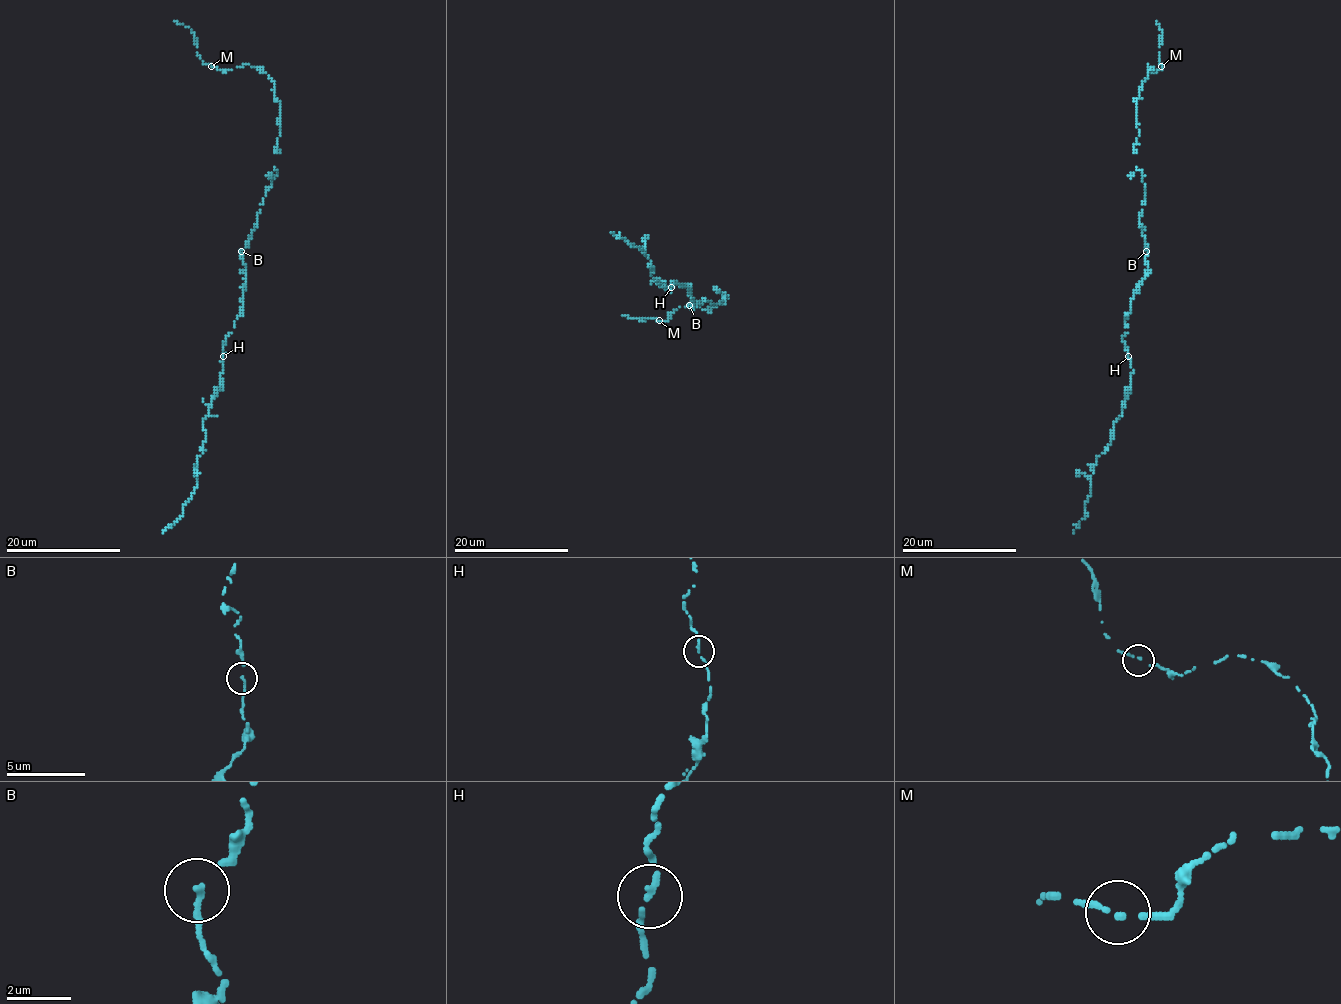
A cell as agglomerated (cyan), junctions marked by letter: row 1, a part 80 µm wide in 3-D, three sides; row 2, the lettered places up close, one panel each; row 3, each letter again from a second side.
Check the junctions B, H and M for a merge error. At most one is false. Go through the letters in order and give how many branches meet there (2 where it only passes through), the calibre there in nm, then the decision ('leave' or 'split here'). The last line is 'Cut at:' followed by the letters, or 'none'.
B: 2 branches meet; 160 nm thick; leave
H: 2 branches meet; 170 nm thick; leave
M: 2 branches meet; 150 nm thick; leave
Cut at: none

